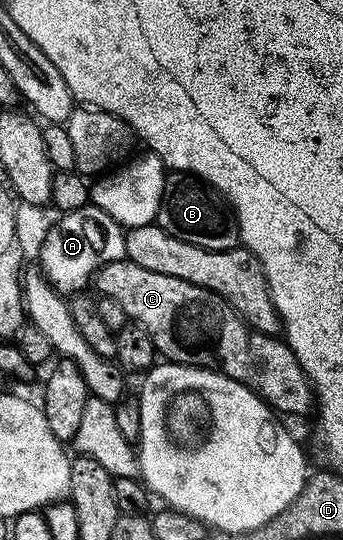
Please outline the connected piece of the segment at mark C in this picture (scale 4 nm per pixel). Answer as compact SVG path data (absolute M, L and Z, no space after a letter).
M127 258L109 264L101 263L94 277L94 288L95 284L100 296L114 298L114 302L118 302L122 310L126 310L129 321L146 330L146 334L150 334L157 353L165 361L221 372L231 380L251 388L269 408L277 413L304 416L311 408L313 411L316 404L315 391L305 376L298 358L294 358L294 350L290 350L290 346L283 339L252 328L216 292L206 290L202 286L194 286L194 282L186 282L170 274L158 274L154 270L146 270L146 266L138 266Z

